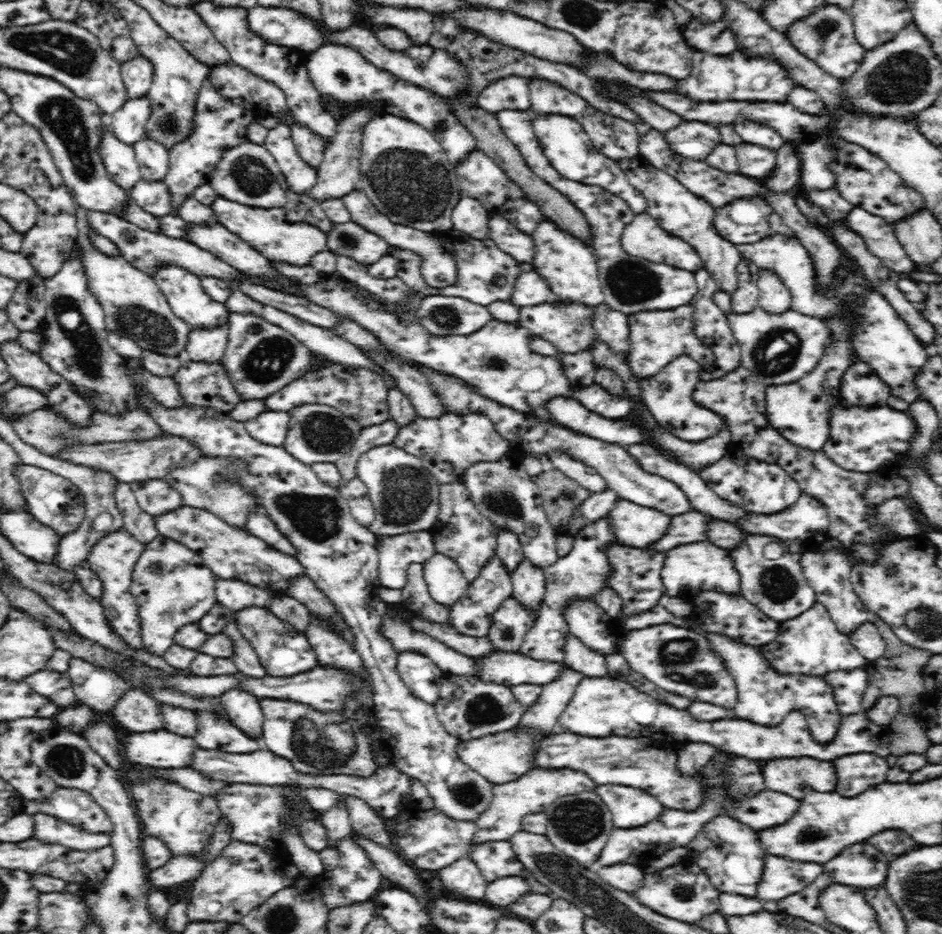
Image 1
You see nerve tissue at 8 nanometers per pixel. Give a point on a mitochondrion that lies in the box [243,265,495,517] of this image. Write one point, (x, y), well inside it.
(324, 432)

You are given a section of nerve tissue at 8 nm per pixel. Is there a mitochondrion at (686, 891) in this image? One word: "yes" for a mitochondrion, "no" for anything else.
yes

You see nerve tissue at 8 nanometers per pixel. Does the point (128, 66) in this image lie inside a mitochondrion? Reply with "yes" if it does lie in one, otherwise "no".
no

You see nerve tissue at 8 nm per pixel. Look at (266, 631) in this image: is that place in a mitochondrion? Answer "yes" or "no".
yes

